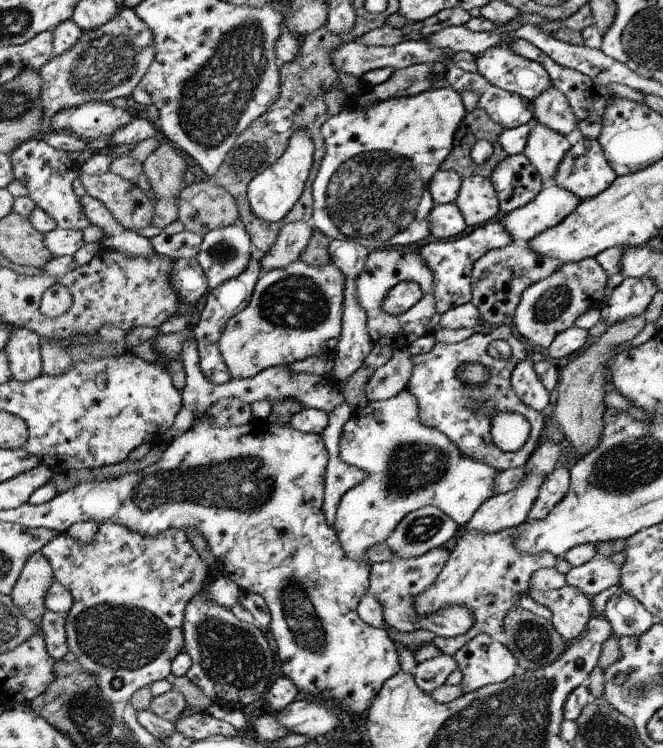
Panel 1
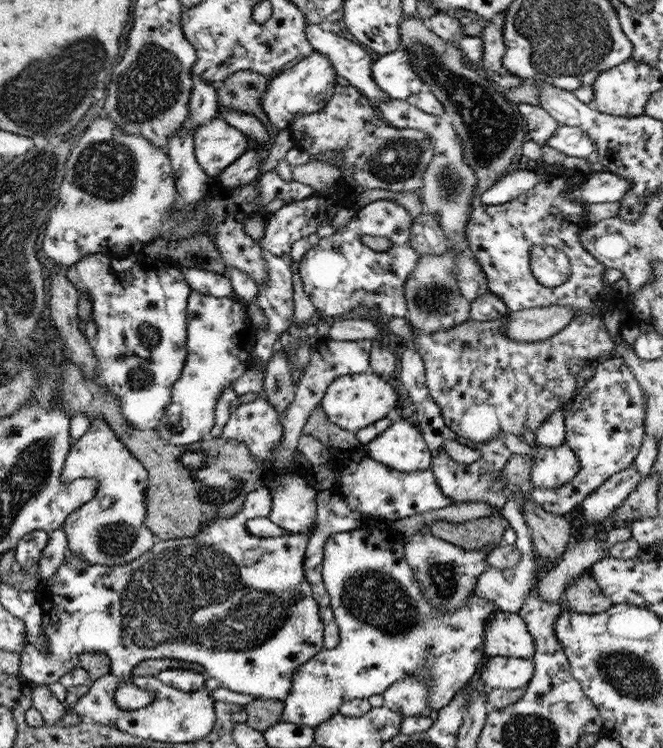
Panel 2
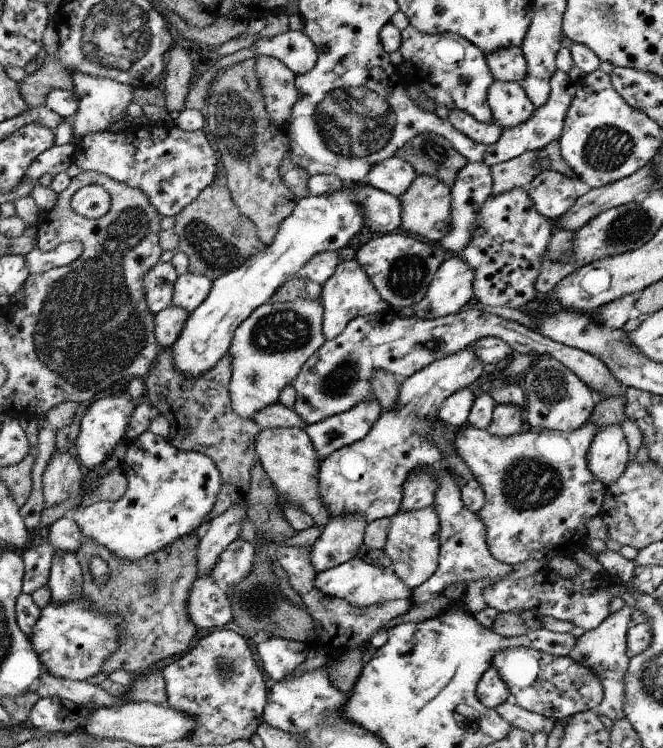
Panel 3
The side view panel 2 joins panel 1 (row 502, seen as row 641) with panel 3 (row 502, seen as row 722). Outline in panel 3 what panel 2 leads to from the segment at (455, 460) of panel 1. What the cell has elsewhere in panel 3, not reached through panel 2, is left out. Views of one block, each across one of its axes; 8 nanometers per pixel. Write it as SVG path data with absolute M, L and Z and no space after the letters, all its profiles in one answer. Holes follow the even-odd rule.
M280 427L261 430L256 437L256 452L260 464L277 487L277 492L287 503L298 505L313 518L314 526L323 528L328 524L329 512L321 502L319 493L319 460L306 431L296 427Z

